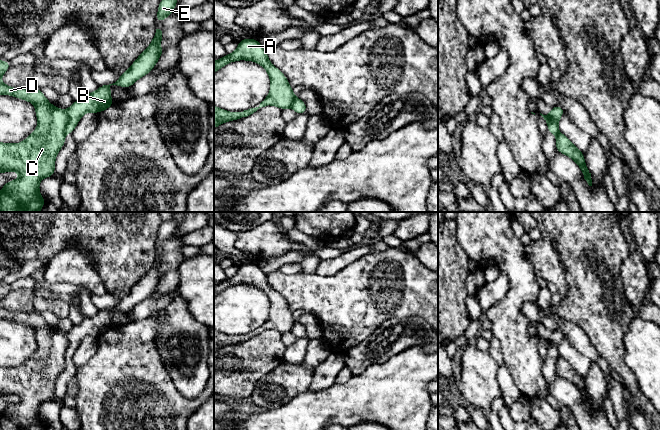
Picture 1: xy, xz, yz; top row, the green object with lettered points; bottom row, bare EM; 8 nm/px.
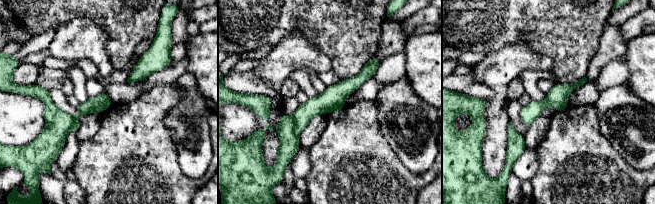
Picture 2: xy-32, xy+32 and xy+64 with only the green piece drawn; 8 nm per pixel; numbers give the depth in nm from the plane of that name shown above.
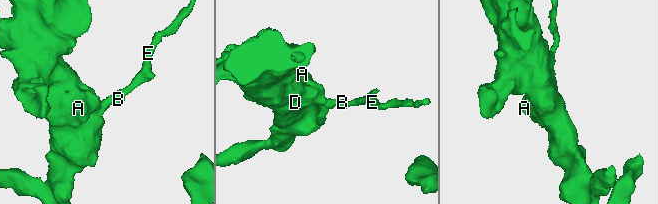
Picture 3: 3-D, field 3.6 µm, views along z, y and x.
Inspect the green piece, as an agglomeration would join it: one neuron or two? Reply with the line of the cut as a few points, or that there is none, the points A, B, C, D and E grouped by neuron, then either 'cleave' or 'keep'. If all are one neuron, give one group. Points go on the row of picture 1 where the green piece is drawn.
xy (66, 111), (68, 122), (64, 132) | A C D / B E | cleave

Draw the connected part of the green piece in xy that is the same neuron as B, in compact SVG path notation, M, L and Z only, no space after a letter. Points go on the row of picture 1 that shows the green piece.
M156 29L150 45L138 56L130 68L121 74L115 83L99 86L95 92L84 94L80 100L74 101L66 111L69 120L65 133L72 134L81 117L86 112L100 113L114 104L111 98L111 85L128 88L138 79L150 73L164 51L160 45L161 41L162 31Z

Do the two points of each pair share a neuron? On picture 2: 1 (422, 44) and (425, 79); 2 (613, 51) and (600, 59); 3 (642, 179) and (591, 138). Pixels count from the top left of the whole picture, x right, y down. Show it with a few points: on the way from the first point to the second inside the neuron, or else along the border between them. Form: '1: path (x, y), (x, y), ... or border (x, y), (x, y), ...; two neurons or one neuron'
1: path (425, 53), (425, 70); one neuron
2: path (610, 51), (603, 56); one neuron
3: path (629, 174), (614, 158), (611, 158), (604, 151); one neuron

